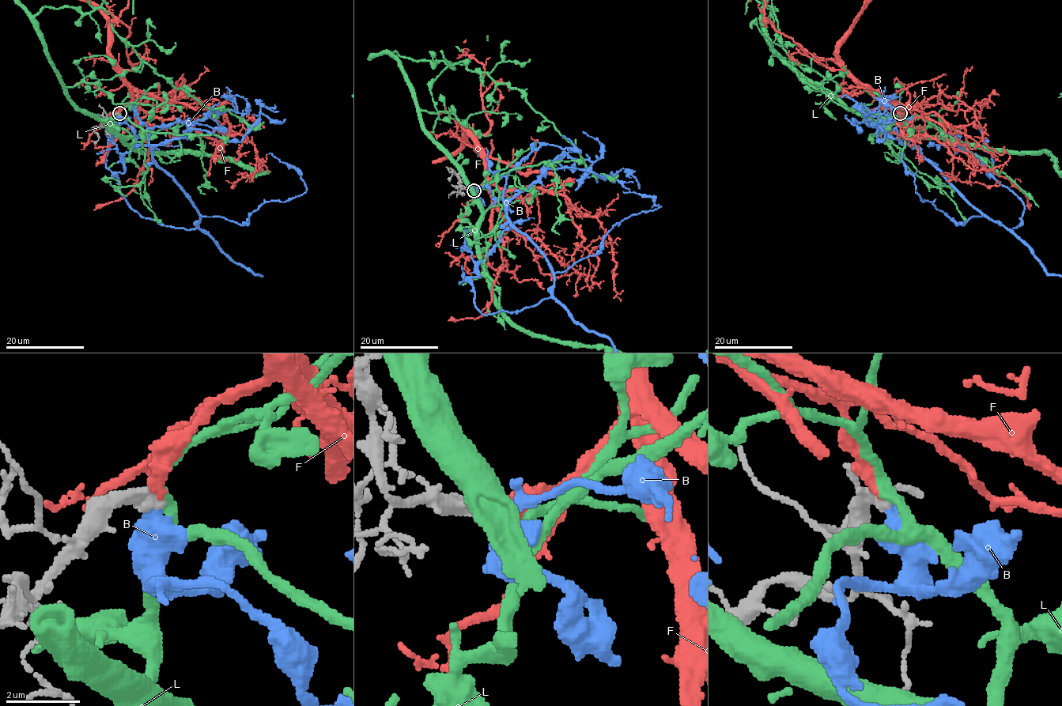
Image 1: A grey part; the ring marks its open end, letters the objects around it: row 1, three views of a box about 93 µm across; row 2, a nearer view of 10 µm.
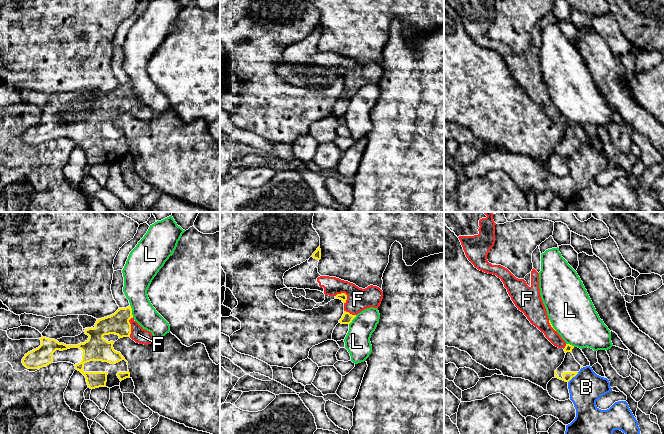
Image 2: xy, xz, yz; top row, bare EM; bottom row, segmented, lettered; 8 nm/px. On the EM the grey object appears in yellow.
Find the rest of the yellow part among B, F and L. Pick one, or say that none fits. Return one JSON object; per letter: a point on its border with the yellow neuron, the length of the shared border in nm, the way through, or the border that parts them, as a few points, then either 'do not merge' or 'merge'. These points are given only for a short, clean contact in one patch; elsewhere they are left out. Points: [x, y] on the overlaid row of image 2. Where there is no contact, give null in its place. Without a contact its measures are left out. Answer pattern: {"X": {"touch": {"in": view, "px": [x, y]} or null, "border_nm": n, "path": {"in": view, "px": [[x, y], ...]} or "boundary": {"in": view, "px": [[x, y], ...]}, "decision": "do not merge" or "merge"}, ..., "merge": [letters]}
{"B": {"touch": {"in": "yz", "px": [573, 376]}, "border_nm": 120, "decision": "do not merge"}, "F": {"touch": {"in": "xz", "px": [344, 293]}, "border_nm": 110, "decision": "merge"}, "L": {"touch": {"in": "xy", "px": [131, 311]}, "border_nm": 110, "decision": "do not merge"}, "merge": ["F"]}

